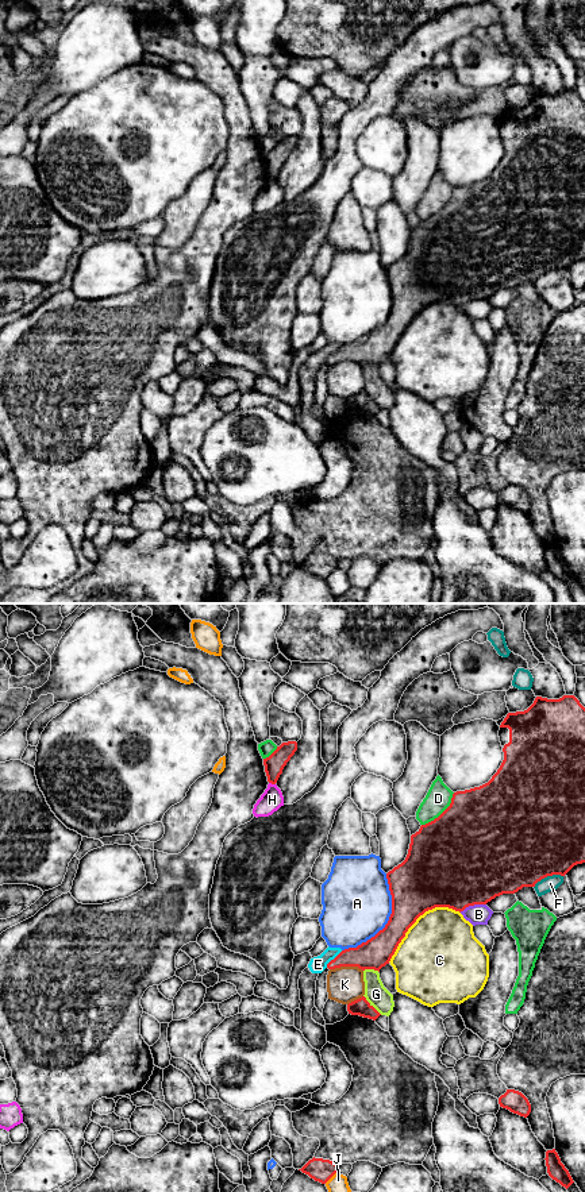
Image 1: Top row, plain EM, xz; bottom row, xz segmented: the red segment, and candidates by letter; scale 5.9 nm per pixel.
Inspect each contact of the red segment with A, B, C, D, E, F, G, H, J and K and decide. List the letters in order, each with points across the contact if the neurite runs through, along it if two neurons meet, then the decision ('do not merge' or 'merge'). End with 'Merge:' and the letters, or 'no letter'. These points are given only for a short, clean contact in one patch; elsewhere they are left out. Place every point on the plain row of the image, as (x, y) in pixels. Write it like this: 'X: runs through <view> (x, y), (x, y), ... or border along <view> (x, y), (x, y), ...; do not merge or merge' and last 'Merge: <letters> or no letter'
A: do not merge
B: do not merge
C: do not merge
D: do not merge
E: border along xz (342, 346), (326, 362); do not merge
F: do not merge
G: do not merge
H: border along xz (269, 177), (274, 180); do not merge
J: do not merge
K: do not merge
Merge: no letter

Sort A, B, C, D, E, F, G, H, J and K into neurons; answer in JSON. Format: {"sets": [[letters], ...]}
{"sets": [["A"], ["B"], ["C"], ["D"], ["E", "G"], ["F"], ["H"], ["J"], ["K"]]}

